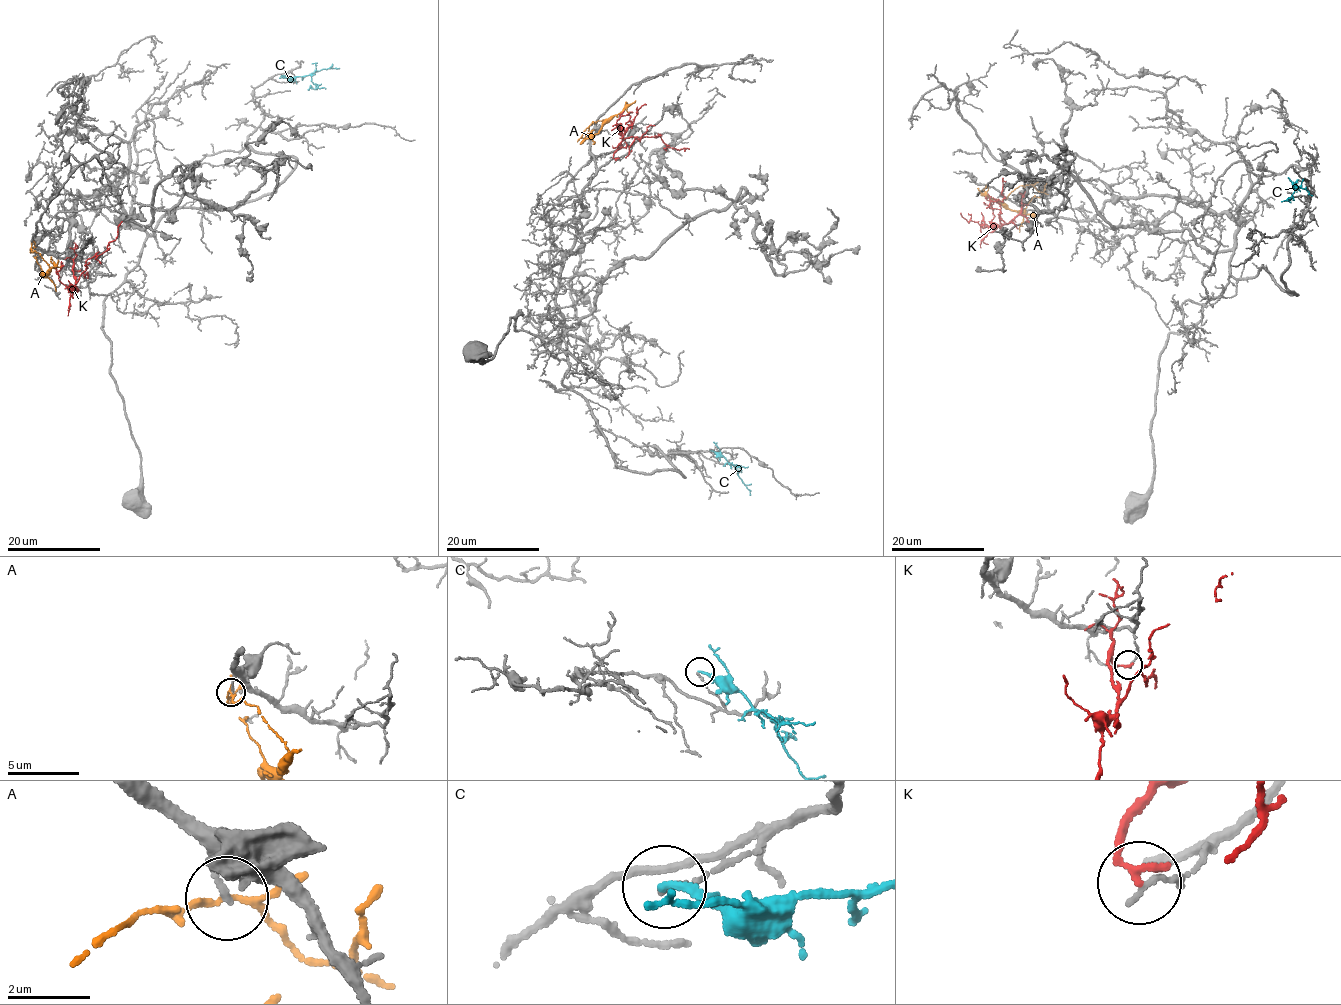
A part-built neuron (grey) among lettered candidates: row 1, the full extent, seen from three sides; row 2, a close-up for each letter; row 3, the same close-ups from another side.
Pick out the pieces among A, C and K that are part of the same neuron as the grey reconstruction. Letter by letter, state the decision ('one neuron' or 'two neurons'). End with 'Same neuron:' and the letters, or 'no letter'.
A: two neurons
C: two neurons
K: two neurons
Same neuron: no letter

